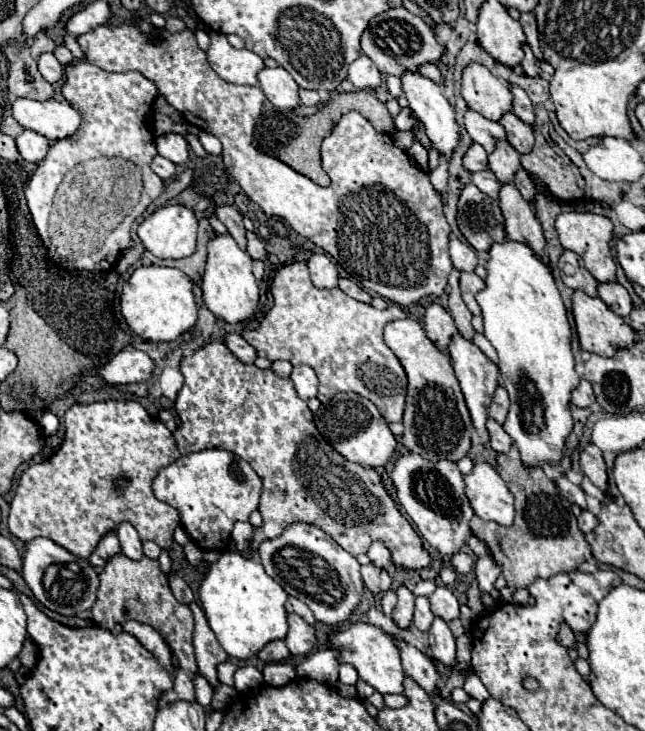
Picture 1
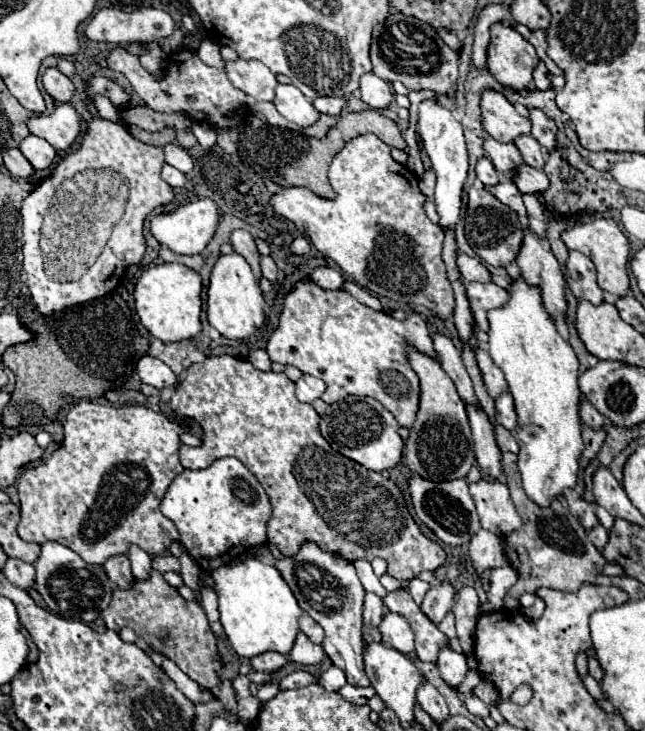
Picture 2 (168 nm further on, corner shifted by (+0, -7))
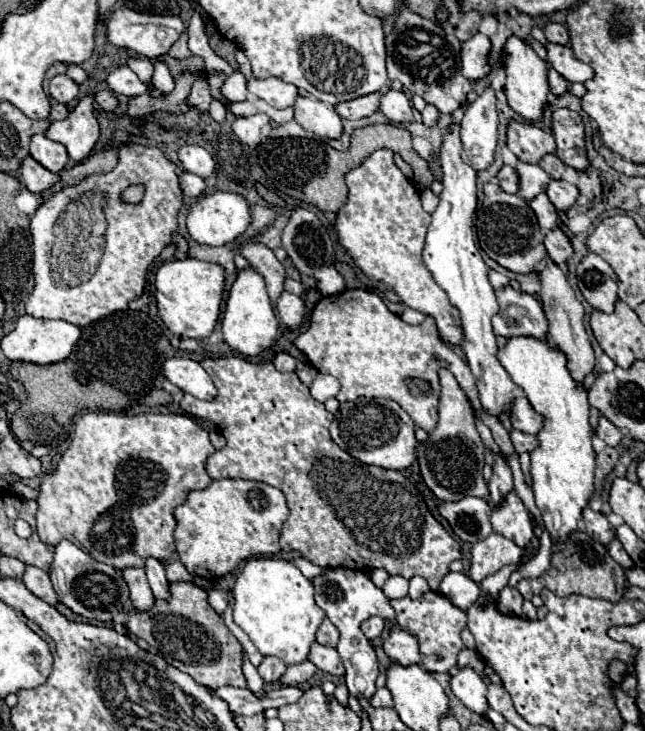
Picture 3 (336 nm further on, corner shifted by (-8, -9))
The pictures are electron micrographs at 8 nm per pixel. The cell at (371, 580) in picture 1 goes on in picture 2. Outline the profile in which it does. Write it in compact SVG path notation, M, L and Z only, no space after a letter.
M368 591L364 597L364 623L366 625L380 625L382 617L384 617L382 597Z

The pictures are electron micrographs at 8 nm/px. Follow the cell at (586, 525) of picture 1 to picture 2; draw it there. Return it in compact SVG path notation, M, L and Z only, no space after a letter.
M596 525L594 529L588 531L588 539L596 545L598 551L602 551L604 545L606 545L606 541L608 541L608 531L602 525Z

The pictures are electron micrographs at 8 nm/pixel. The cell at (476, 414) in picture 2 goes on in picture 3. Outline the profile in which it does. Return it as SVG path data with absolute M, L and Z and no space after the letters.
M500 455L494 457L494 475L492 475L492 479L488 481L488 489L490 489L488 503L490 503L492 507L500 505L500 503L504 501L504 497L514 489L510 467L506 465L506 461L504 461Z

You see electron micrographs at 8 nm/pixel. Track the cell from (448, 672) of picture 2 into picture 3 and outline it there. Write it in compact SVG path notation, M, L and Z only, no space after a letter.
M464 667L458 669L452 675L452 693L474 713L478 715L486 715L486 711L490 709L488 701L486 701L486 683L482 681L482 677L478 673L474 673L474 669Z

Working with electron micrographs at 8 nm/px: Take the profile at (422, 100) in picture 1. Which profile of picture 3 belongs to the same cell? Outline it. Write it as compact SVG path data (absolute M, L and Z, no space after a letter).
M458 127L452 133L444 133L440 163L442 163L442 193L440 205L432 213L432 225L426 233L426 243L422 251L422 261L432 273L434 281L446 291L448 301L458 309L464 331L464 355L474 373L476 387L480 391L482 409L494 417L500 417L504 411L510 411L514 405L514 391L518 385L510 379L506 369L498 361L496 335L492 331L492 317L500 311L494 289L488 281L488 267L476 249L474 241L474 211L476 211L476 173L460 159L462 145L458 141Z

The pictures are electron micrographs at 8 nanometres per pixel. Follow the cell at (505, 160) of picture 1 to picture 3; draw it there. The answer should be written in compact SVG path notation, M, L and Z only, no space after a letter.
M550 181L550 189L546 193L558 211L568 211L580 195L578 187L570 185L568 181Z

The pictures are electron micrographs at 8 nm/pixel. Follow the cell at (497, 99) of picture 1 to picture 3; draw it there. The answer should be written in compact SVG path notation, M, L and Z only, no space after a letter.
M510 121L508 149L524 163L540 163L544 155L556 151L556 141L550 133L532 123Z

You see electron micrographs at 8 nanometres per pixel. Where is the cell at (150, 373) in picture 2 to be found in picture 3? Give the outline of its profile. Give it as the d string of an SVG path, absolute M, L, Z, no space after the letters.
M172 357L172 359L166 359L166 365L162 367L162 371L166 379L178 385L184 393L190 393L204 401L212 401L218 395L210 375L202 369L198 361L184 359L184 357Z

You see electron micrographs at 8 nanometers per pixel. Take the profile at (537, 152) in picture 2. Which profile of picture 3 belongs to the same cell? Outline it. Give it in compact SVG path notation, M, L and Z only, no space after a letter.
M546 155L540 163L538 163L552 179L560 179L562 177L562 173L564 173L564 163L556 157L556 155Z

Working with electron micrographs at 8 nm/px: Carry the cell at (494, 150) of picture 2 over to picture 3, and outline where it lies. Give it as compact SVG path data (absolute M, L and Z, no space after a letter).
M518 161L516 171L520 175L520 191L518 191L518 195L522 199L530 201L536 195L546 193L548 185L550 185L550 175L544 169L540 169L538 165L526 165L526 163Z

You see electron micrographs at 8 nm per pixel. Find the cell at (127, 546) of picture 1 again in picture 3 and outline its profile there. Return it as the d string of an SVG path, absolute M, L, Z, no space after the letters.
M146 559L146 575L156 599L170 599L170 583L164 573L164 565L158 559Z

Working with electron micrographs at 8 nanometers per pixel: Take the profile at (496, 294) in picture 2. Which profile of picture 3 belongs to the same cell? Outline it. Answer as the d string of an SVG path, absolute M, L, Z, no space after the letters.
M512 287L496 291L500 313L494 317L494 333L502 337L548 339L548 319L540 301Z

